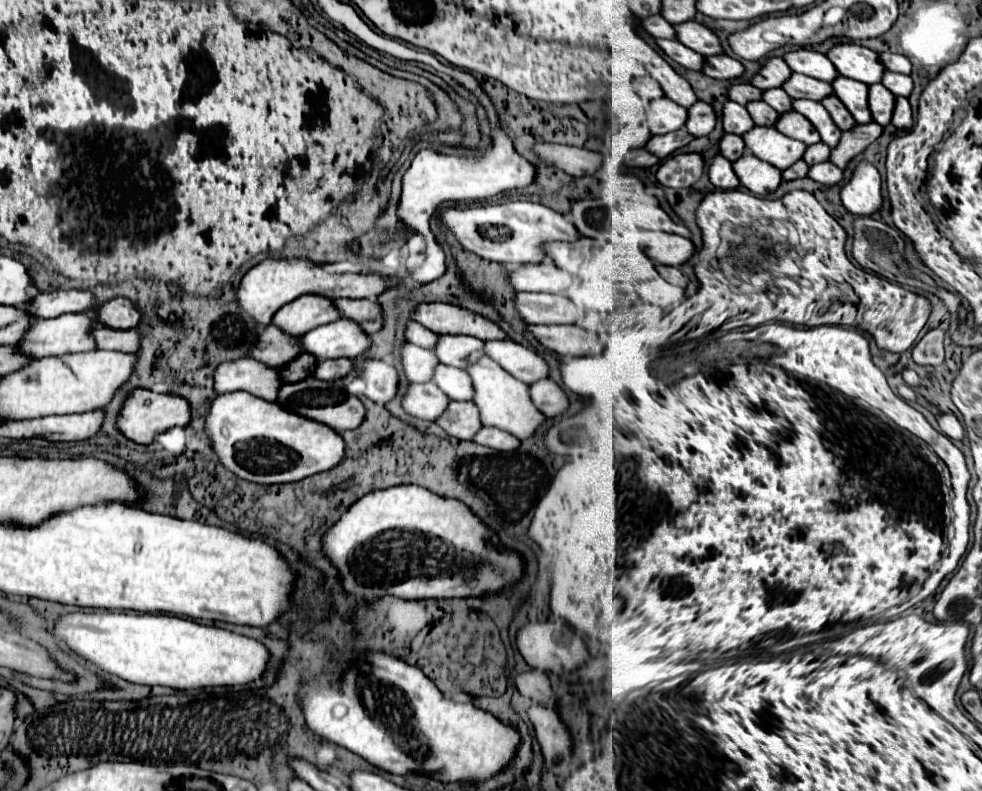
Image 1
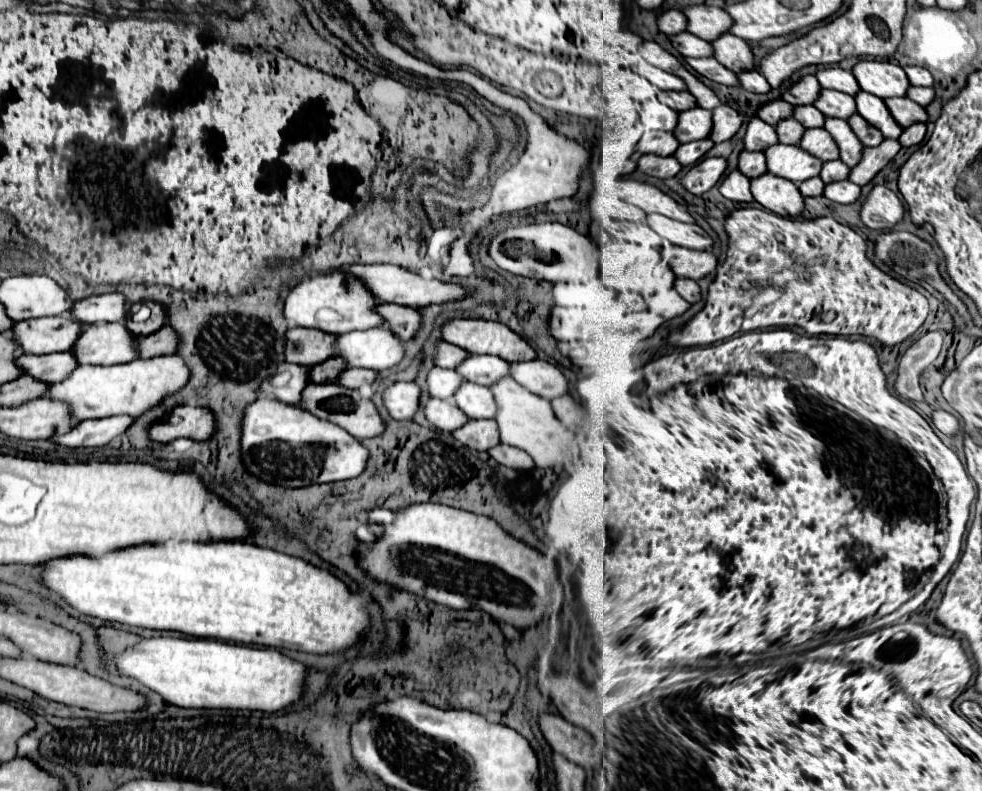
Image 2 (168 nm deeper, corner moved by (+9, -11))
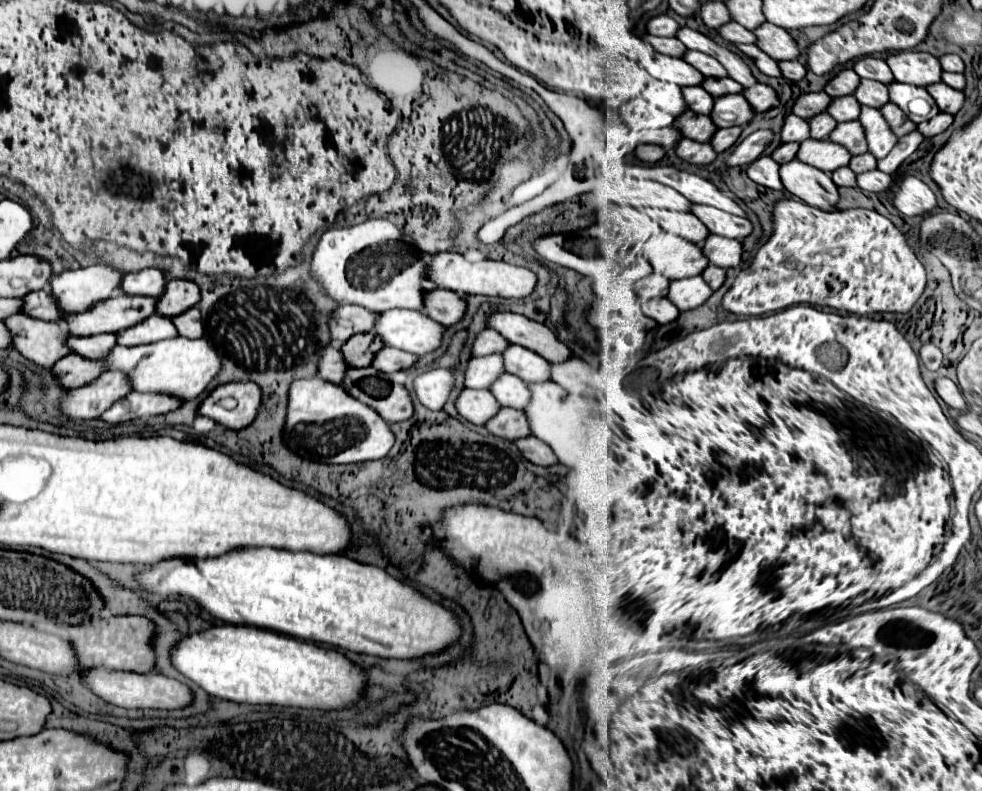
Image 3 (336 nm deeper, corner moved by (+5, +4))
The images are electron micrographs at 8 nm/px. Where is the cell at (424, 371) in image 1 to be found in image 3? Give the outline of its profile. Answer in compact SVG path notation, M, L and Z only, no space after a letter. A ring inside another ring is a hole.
M501 355L473 357L465 369L465 387L489 389L489 385L493 385L493 381L501 377L501 373L505 373Z

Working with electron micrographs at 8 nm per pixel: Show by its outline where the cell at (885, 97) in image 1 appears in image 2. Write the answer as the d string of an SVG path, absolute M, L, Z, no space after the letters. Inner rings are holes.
M893 98L893 100L885 100L885 106L889 108L889 114L893 116L893 120L897 120L897 124L901 124L901 128L915 124L915 122L925 122L927 114L923 110L923 106L911 102L909 98Z

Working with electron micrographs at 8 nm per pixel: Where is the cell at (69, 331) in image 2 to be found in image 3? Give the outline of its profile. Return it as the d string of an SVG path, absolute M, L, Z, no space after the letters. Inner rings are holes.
M121 295L115 299L107 299L97 303L93 309L81 313L81 315L69 315L63 323L67 325L71 335L97 335L97 333L117 333L121 329L127 329L129 325L141 323L145 317L151 317L157 309L155 297L141 297L141 295Z

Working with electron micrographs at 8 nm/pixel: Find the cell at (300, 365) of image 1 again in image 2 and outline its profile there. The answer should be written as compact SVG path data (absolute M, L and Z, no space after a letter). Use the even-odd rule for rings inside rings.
M329 358L317 366L311 366L307 378L313 384L331 384L337 380L341 370L345 370L345 362L339 358Z

